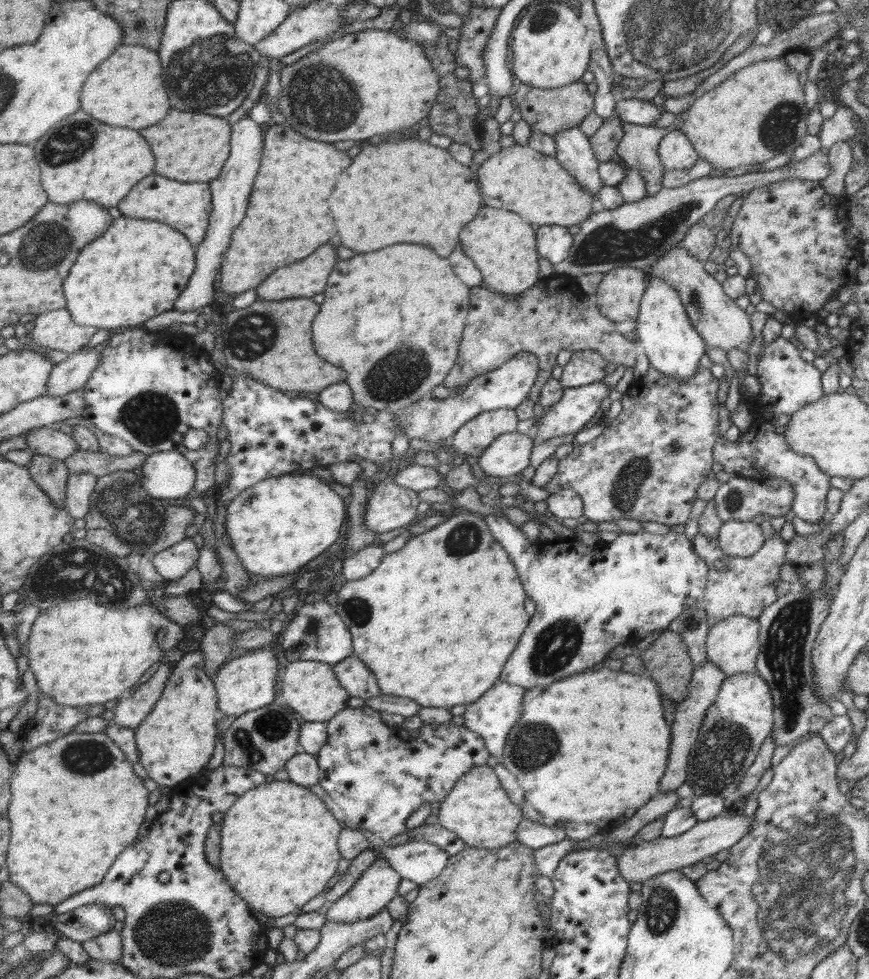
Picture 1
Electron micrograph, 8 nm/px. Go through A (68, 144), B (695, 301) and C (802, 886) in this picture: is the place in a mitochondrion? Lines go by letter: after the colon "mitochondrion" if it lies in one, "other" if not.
A: mitochondrion
B: mitochondrion
C: mitochondrion

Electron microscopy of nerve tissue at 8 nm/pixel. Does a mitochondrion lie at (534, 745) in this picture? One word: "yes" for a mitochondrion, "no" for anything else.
yes

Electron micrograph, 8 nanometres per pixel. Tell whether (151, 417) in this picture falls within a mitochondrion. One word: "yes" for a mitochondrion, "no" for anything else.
yes

